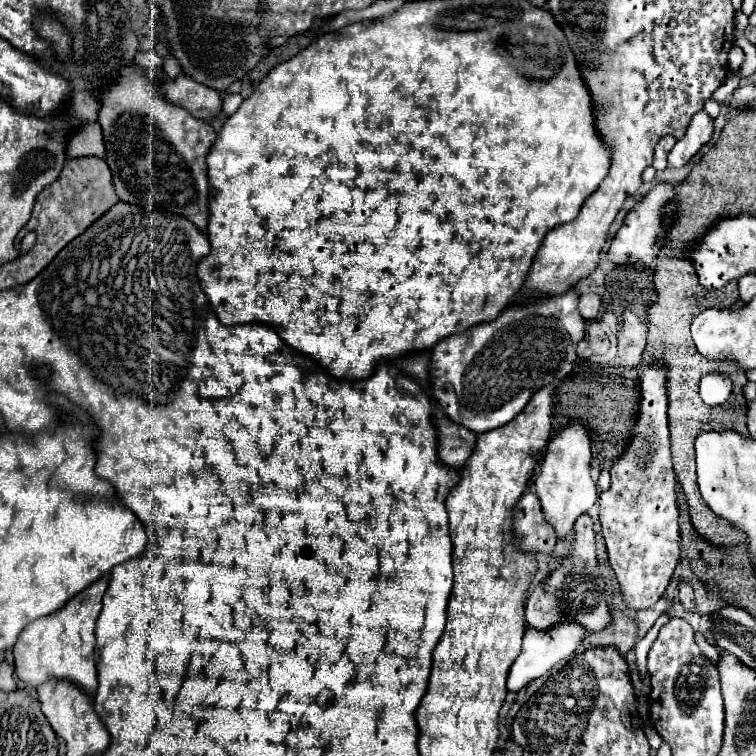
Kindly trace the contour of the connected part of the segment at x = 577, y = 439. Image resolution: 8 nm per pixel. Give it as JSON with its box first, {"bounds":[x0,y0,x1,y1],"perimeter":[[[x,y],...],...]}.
{"bounds":[536,424,598,540],"perimeter":[[[570,424],[548,444],[542,468],[536,476],[536,494],[542,504],[546,522],[556,530],[558,540],[564,540],[572,530],[580,514],[588,512],[598,498],[594,480],[590,478],[590,436],[582,424]]]}

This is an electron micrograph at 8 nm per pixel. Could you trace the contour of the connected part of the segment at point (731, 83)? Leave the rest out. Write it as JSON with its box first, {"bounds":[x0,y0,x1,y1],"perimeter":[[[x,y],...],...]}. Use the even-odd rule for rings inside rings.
{"bounds":[711,77,740,103],"perimeter":[[[733,77],[728,78],[712,95],[711,99],[724,103],[730,99],[733,92],[739,87],[740,79]]]}

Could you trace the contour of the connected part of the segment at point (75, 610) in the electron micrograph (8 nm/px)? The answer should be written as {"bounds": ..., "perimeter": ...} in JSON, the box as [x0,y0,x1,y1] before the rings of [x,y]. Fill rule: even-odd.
{"bounds":[12,574,110,698],"perimeter":[[[106,574],[100,582],[82,590],[56,614],[40,618],[22,630],[12,652],[16,660],[14,664],[16,676],[24,686],[38,688],[40,684],[50,680],[68,680],[94,698],[98,686],[96,662],[94,662],[94,646],[96,646],[94,624],[100,616],[102,596],[108,588],[108,582],[110,582],[110,574]]]}

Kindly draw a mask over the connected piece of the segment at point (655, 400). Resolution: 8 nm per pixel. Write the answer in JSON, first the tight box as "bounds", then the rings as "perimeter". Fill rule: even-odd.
{"bounds":[600,362,680,610],"perimeter":[[[660,362],[646,366],[638,380],[642,402],[632,442],[610,470],[610,488],[600,494],[600,522],[610,566],[620,584],[622,600],[632,610],[650,608],[662,598],[680,558],[676,474],[670,458],[664,366]]]}

